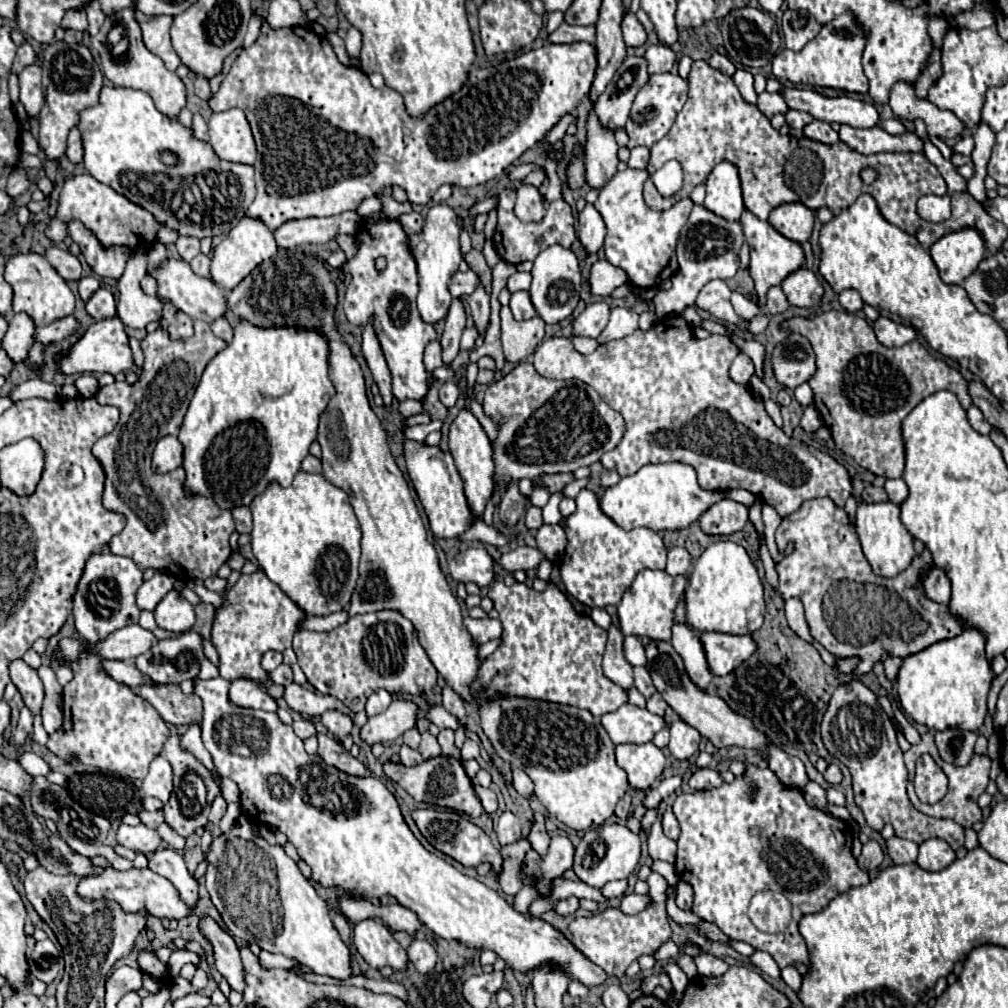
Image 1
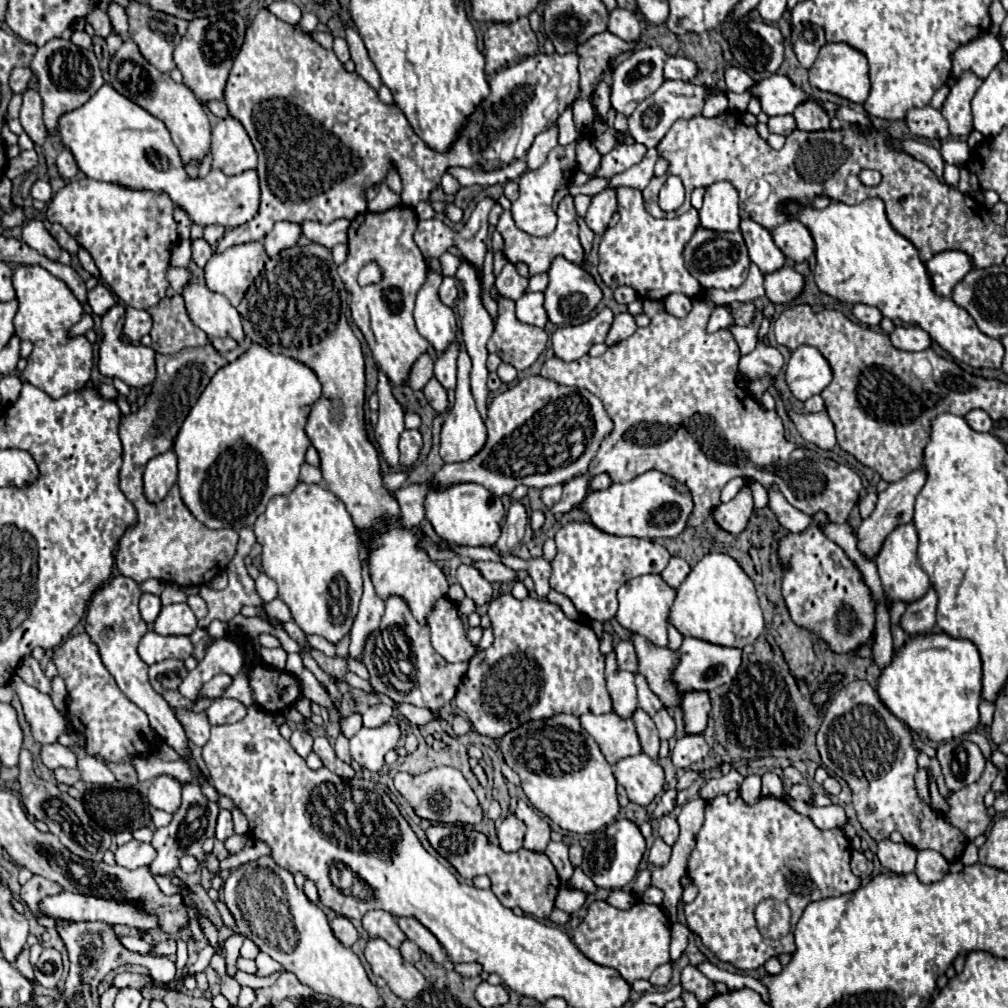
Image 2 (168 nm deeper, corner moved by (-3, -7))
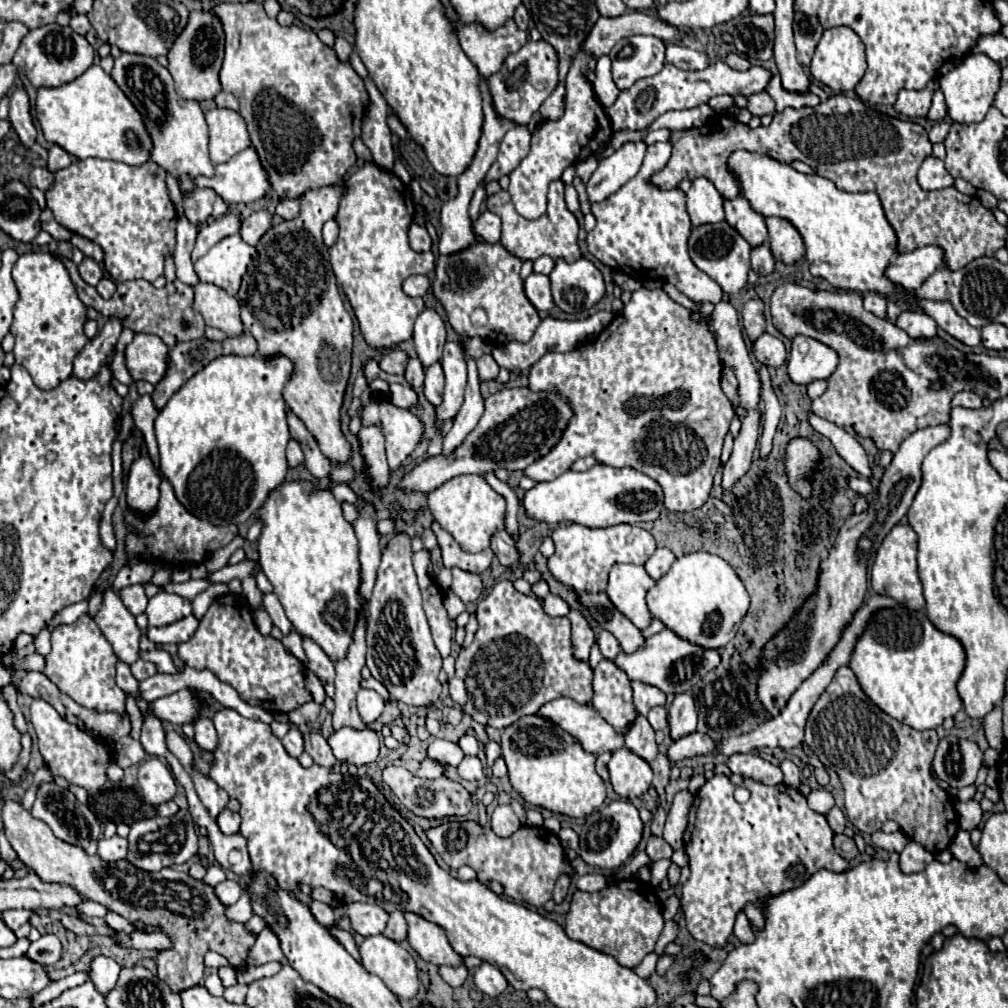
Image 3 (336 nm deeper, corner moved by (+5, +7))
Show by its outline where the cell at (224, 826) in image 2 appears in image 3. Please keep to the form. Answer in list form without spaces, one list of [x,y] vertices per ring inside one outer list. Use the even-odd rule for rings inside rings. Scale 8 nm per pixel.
[[[228,808],[218,816],[218,826],[224,834],[238,834],[240,832],[240,814],[238,812],[230,812]]]

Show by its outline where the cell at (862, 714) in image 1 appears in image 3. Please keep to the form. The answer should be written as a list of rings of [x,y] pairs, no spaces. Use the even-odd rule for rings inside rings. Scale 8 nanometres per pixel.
[[[842,666],[836,672],[824,694],[814,704],[806,724],[804,742],[826,768],[834,768],[834,772],[838,774],[846,794],[846,816],[862,834],[872,834],[880,830],[886,820],[894,820],[910,840],[920,842],[920,846],[924,846],[932,854],[938,854],[950,846],[952,838],[958,832],[958,818],[952,798],[938,786],[932,774],[932,758],[938,746],[936,730],[918,732],[882,712],[862,692],[856,676],[848,666]]]

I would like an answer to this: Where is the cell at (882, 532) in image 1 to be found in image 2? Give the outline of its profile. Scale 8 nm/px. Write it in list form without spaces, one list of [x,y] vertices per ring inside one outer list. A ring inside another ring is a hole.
[[[900,524],[886,536],[880,552],[874,558],[880,580],[882,580],[882,588],[894,602],[896,600],[914,602],[914,600],[922,598],[926,594],[926,590],[930,588],[930,578],[924,572],[924,568],[920,568],[920,564],[918,564],[916,548],[918,548],[918,536],[916,536],[914,524]]]

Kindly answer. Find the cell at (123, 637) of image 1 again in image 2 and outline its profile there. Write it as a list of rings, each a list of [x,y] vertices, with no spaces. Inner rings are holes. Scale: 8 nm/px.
[[[146,632],[138,644],[138,656],[146,664],[162,662],[166,658],[186,660],[192,656],[192,644],[188,636],[160,636],[156,632]]]

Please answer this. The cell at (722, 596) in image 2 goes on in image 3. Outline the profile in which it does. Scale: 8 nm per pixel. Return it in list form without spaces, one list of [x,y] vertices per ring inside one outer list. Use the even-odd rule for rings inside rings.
[[[692,552],[678,558],[654,588],[648,590],[646,604],[652,618],[658,618],[676,636],[696,646],[718,650],[736,636],[750,598],[726,560],[708,552]]]

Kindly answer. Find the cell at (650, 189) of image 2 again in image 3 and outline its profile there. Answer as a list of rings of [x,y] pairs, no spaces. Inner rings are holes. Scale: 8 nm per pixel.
[[[836,94],[814,108],[786,108],[774,114],[768,128],[760,126],[756,130],[720,114],[702,128],[672,132],[670,140],[674,144],[672,158],[668,166],[652,178],[660,188],[676,188],[684,178],[696,180],[704,176],[724,198],[736,198],[740,188],[736,178],[728,172],[726,162],[734,150],[750,150],[768,154],[786,164],[802,160],[818,176],[832,180],[844,192],[874,190],[896,232],[898,252],[938,246],[944,250],[944,264],[950,270],[960,270],[980,256],[992,256],[1006,242],[1006,226],[998,224],[992,210],[984,208],[976,196],[960,194],[954,186],[932,192],[920,188],[916,172],[922,160],[932,154],[932,142],[920,124],[874,112],[858,98]]]

